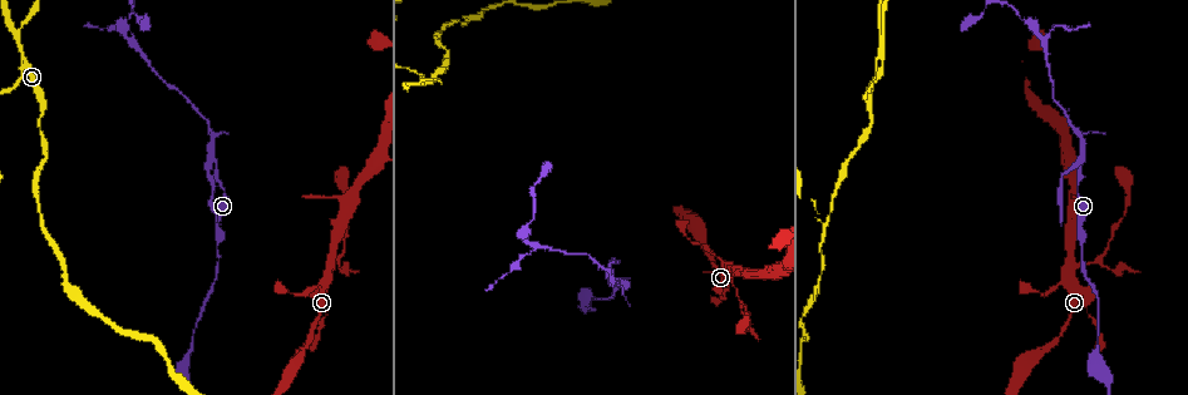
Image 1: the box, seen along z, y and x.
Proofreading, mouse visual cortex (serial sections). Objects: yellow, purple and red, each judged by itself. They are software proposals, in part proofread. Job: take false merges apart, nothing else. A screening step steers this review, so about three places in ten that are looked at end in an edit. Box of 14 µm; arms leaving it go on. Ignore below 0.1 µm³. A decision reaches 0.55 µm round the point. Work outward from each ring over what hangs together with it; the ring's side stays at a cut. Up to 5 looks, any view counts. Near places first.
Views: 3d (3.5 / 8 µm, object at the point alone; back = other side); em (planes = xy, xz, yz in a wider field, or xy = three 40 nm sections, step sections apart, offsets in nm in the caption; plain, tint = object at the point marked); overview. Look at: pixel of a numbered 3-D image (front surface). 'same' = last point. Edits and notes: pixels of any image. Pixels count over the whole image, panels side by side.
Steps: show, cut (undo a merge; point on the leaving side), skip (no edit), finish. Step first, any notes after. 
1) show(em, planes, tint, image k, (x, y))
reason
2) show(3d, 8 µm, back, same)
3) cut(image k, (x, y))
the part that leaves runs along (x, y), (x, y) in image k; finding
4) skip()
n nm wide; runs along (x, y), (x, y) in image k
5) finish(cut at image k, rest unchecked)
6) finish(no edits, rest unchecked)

show(3d, 3.5 µm, image 1, (217, 170))
sudden change in width

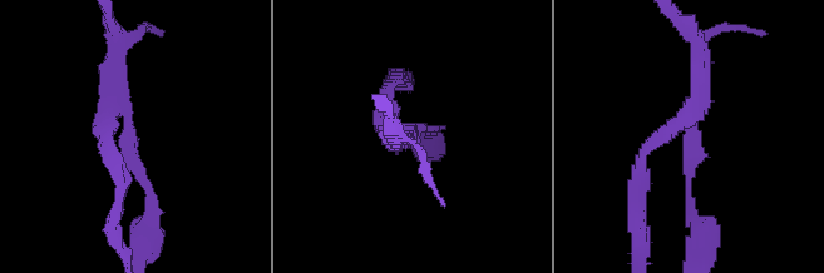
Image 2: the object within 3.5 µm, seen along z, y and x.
show(em, xy, step 2, tint, image 2, (129, 134))
need the tissue

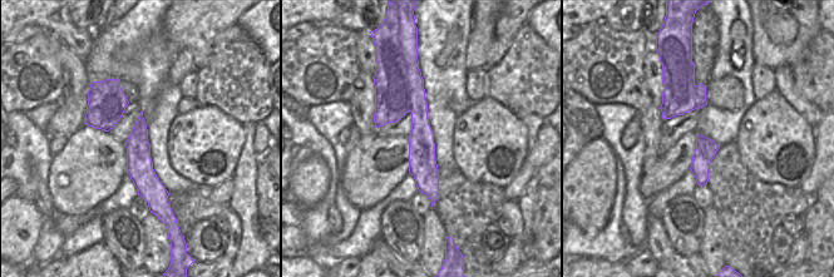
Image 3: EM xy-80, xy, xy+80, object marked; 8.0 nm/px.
show(em, xy, step 1, tint, same)

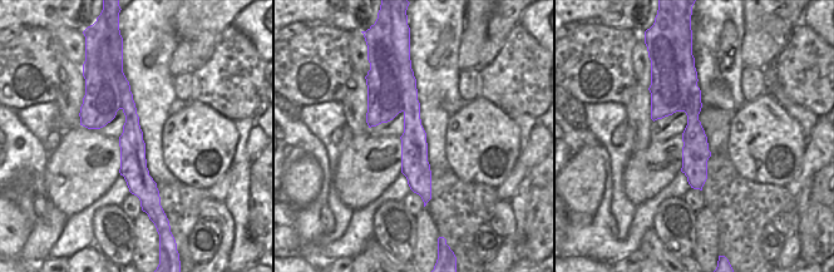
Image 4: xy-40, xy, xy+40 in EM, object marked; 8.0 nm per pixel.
cut(image 2, (665, 133))
a second cell is stuck on

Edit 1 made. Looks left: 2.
show(3d, 3.5 µm, image 1, (880, 36))
three-way junction

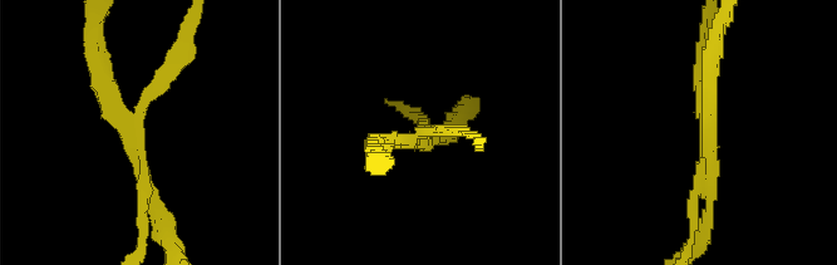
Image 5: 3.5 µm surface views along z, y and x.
show(em, xy, step 1, tint, image 5, (130, 126))
3 arms; arms of 150, 200, 250 nm

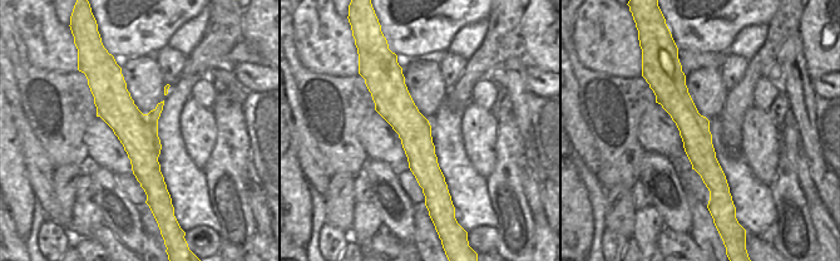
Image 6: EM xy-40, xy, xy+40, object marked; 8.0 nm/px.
cut(image 5, (143, 235))
the part that leaves runs along (147, 190), (143, 244), (136, 255) in image 5; two cells meet here

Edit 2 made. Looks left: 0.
finish(cut at image 2, cut at image 5, rest unchecked)

